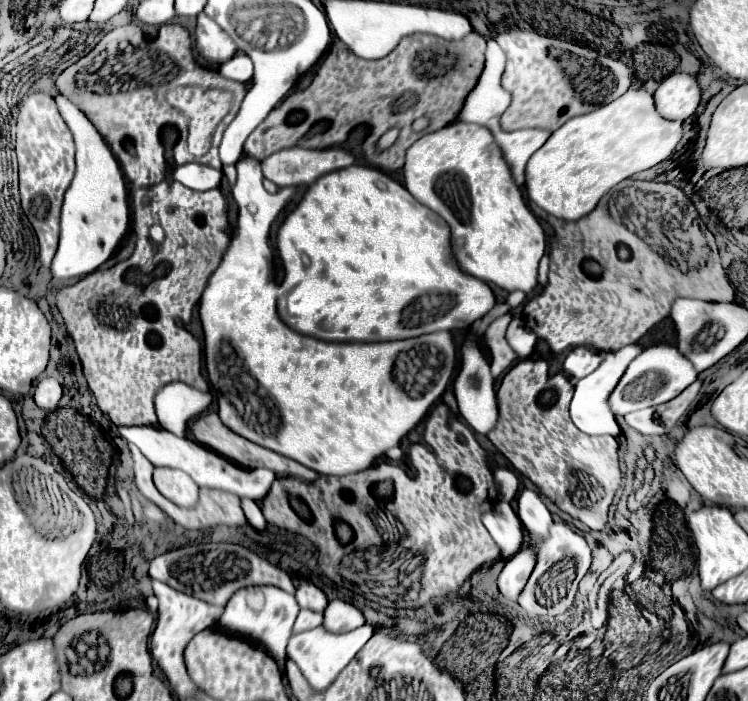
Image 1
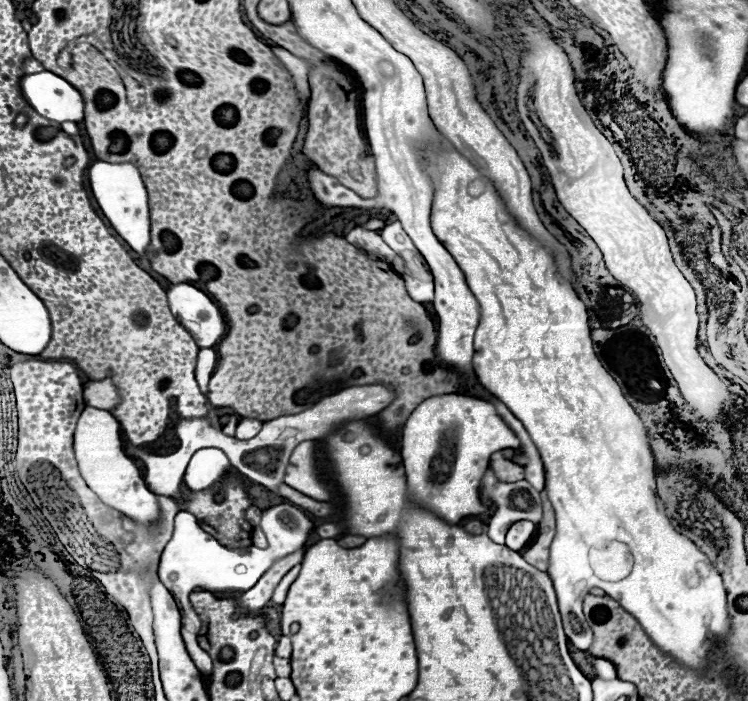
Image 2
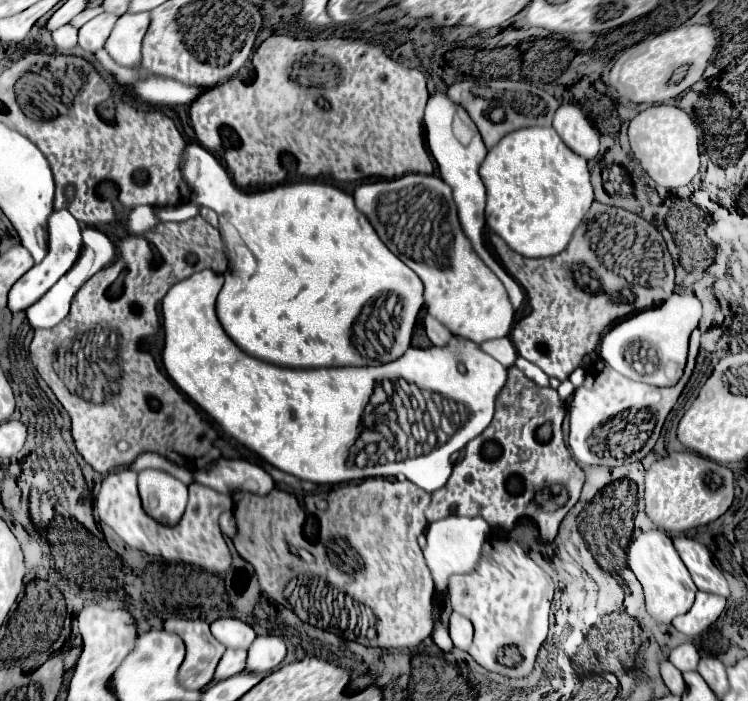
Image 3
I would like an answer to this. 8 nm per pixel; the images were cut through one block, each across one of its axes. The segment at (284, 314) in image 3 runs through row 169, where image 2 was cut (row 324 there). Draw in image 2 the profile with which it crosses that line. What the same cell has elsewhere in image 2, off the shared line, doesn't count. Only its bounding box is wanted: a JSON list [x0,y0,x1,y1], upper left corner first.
[166,284,224,348]

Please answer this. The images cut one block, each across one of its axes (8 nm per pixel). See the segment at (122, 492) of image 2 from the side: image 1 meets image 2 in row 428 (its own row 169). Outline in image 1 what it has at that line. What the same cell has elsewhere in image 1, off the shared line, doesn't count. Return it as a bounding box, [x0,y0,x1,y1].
[52,96,130,280]

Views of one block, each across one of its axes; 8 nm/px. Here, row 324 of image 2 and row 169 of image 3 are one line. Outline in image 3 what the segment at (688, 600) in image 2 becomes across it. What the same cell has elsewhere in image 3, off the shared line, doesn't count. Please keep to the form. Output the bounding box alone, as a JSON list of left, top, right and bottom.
[478,126,594,258]

